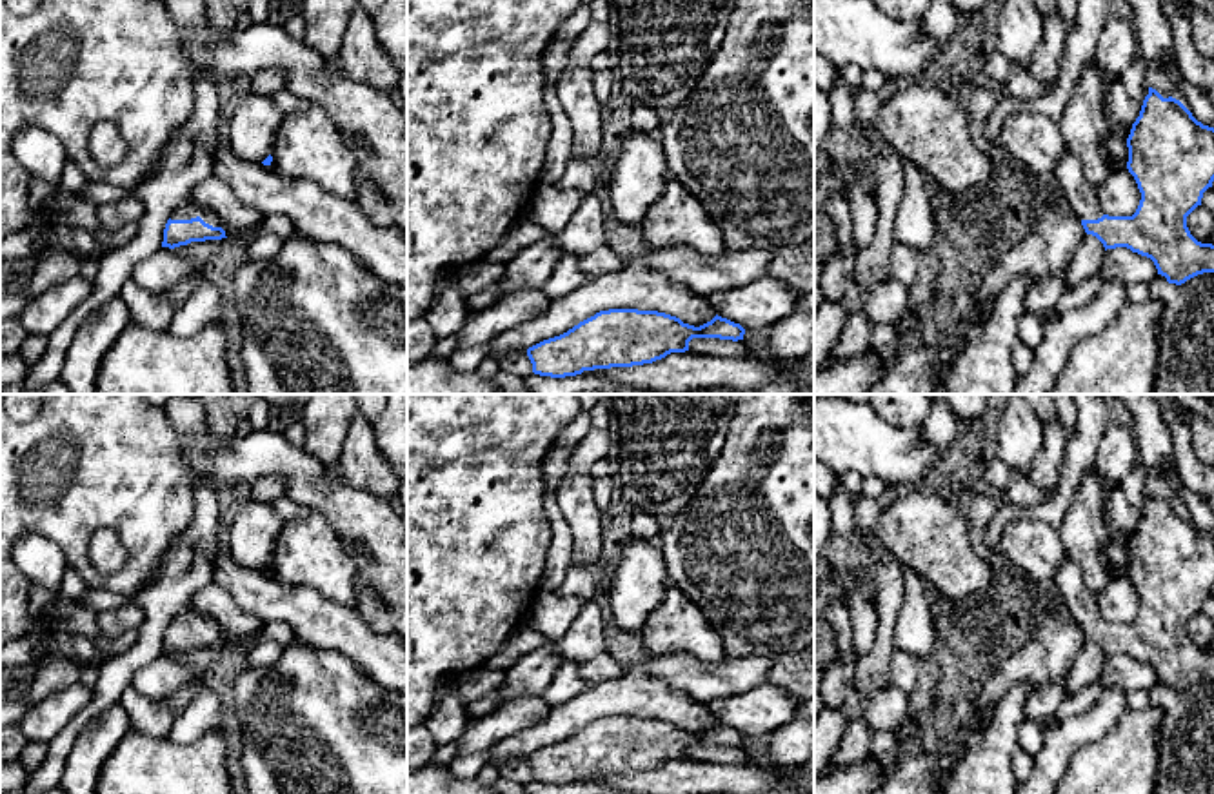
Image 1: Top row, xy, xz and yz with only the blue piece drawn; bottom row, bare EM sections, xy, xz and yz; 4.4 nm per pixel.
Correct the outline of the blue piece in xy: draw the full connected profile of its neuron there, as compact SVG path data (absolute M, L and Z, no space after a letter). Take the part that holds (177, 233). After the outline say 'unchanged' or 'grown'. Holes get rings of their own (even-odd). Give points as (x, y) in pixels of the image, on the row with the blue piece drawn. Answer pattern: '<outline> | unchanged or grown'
M191 202L178 205L164 229L162 247L180 247L191 242L222 240L227 238L220 220L205 211L194 207Z | grown

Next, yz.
M1149 87L1127 147L1127 169L1141 193L1132 216L1109 216L1100 207L1096 187L1090 185L1080 158L1069 147L1056 165L1065 198L1081 218L1085 233L1096 236L1105 251L1127 247L1150 258L1158 274L1165 276L1169 283L1181 285L1198 274L1214 273L1214 245L1198 242L1187 227L1187 216L1201 205L1203 193L1214 182L1214 127L1198 122L1179 100L1163 98Z | grown

